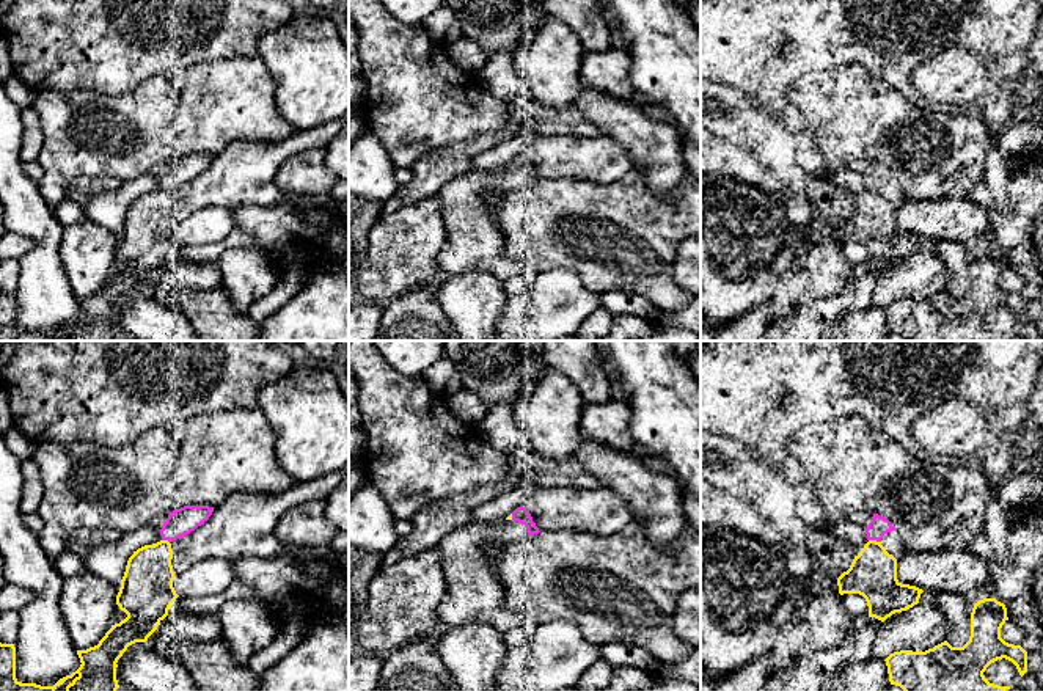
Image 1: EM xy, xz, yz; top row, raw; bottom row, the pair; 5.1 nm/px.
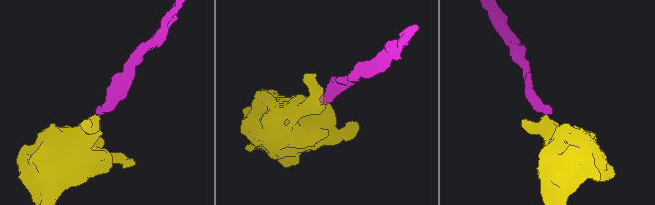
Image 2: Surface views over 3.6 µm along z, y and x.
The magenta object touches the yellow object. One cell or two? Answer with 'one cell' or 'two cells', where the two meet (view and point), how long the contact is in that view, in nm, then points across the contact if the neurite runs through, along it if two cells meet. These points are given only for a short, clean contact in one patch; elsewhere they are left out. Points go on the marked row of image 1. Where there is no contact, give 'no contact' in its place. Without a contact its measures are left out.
two cells; contact yz (875, 539); length 70 nm

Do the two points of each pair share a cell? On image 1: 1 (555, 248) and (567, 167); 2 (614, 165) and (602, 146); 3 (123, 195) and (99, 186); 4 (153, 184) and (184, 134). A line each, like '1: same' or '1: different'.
1: different
2: same
3: different
4: different

